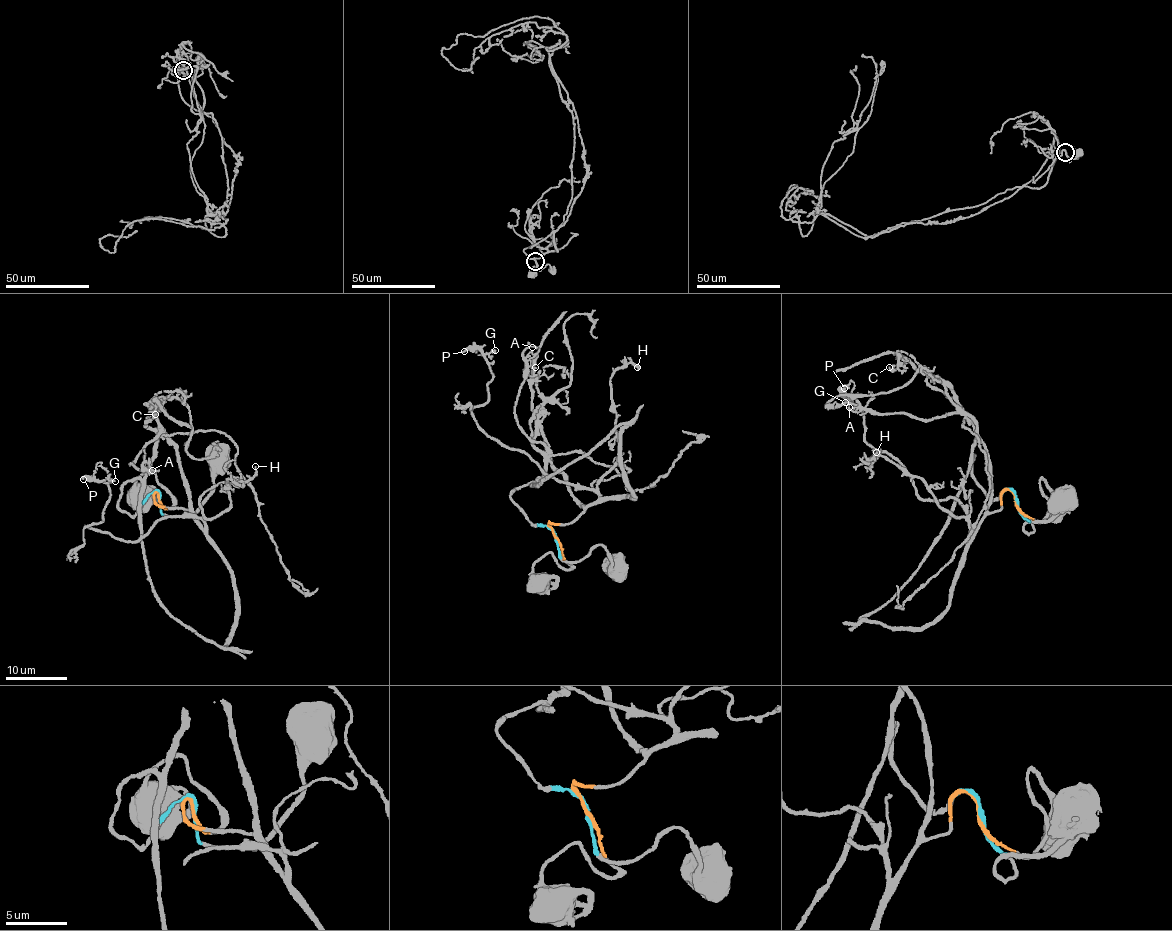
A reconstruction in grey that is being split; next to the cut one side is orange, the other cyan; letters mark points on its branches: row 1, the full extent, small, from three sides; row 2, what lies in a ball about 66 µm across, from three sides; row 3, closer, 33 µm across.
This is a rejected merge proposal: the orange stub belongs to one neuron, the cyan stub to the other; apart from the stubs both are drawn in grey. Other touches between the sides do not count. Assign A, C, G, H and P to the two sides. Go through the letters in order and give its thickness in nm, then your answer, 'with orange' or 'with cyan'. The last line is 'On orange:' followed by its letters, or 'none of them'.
A: calibre 180 nm; with orange
C: calibre 240 nm; with cyan
G: calibre 190 nm; with orange
H: calibre 160 nm; with orange
P: calibre 190 nm; with orange
On orange: A, G, H, P

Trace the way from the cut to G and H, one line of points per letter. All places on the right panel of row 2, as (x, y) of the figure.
G: (1014, 498), (1003, 493), (972, 531), (960, 500), (921, 497), (894, 456), (867, 443), (864, 414), (844, 402)
H: (1014, 498), (1003, 493), (1000, 510), (985, 513), (972, 531), (917, 477), (877, 455), (866, 461), (876, 451)

